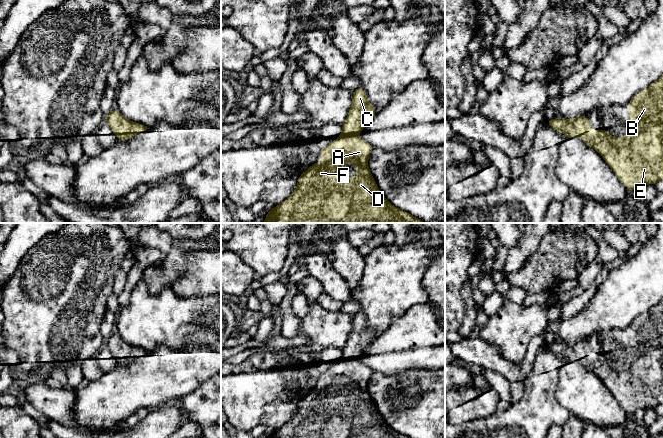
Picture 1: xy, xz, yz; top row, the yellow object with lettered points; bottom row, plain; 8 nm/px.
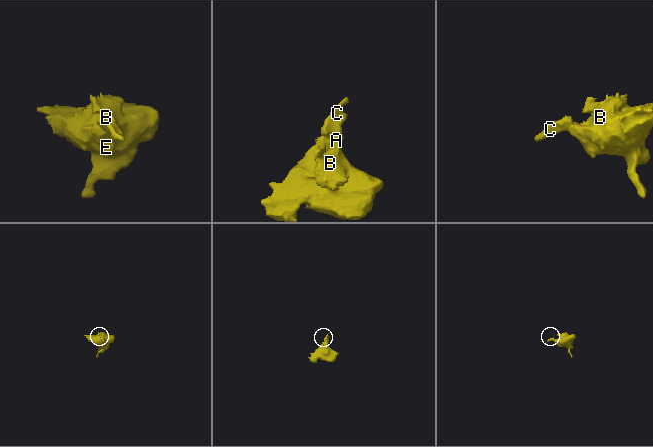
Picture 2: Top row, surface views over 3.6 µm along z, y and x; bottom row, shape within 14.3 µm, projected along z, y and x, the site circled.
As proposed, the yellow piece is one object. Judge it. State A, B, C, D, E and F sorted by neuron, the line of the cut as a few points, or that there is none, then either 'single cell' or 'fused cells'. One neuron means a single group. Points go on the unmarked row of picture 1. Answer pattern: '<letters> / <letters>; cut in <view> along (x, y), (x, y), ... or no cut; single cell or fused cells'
A B C D E F; no cut; single cell

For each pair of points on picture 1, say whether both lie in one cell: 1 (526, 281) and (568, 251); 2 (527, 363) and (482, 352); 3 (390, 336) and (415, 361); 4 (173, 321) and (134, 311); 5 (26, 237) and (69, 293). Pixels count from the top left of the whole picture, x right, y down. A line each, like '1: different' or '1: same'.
1: same
2: same
3: same
4: same
5: different

